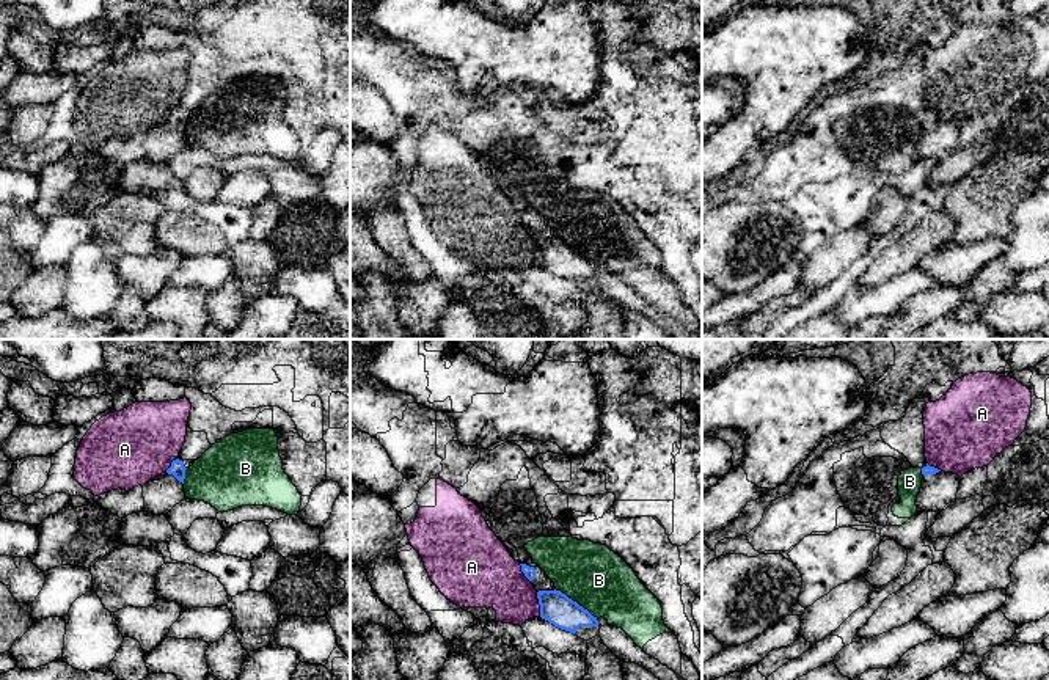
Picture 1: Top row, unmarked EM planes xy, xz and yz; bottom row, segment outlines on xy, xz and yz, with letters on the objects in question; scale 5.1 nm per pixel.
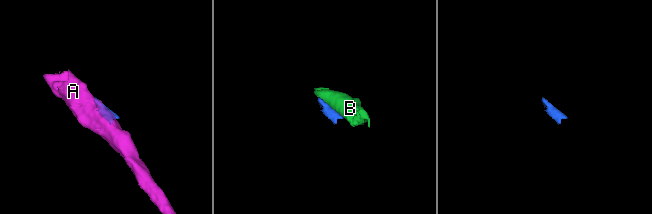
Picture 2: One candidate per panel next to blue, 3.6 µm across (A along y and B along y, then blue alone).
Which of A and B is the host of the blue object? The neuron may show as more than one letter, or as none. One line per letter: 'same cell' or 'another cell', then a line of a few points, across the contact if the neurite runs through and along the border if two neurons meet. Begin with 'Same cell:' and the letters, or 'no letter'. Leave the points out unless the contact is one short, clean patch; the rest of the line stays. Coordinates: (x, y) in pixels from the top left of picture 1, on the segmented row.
Same cell: no letter
A: another cell; line xz (536, 592), (540, 614)
B: another cell

